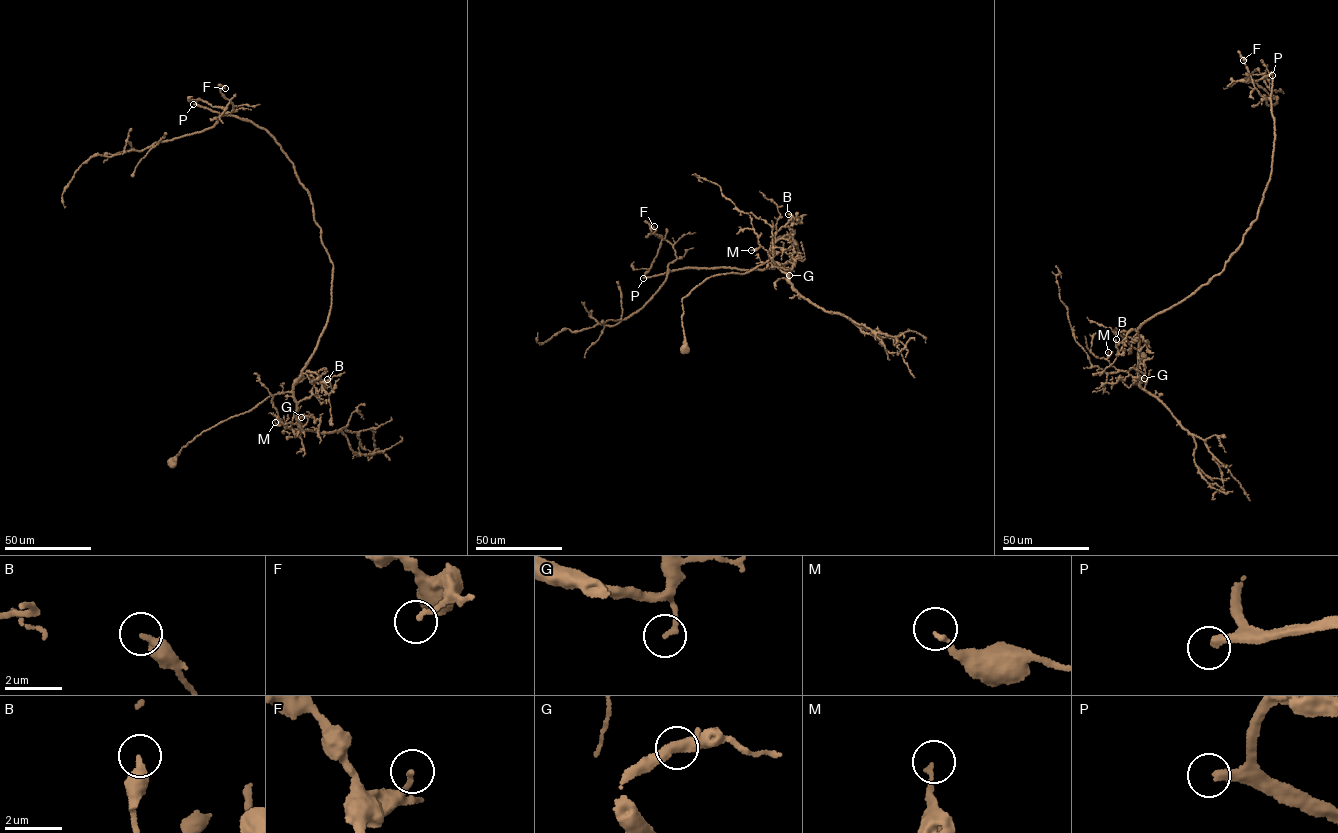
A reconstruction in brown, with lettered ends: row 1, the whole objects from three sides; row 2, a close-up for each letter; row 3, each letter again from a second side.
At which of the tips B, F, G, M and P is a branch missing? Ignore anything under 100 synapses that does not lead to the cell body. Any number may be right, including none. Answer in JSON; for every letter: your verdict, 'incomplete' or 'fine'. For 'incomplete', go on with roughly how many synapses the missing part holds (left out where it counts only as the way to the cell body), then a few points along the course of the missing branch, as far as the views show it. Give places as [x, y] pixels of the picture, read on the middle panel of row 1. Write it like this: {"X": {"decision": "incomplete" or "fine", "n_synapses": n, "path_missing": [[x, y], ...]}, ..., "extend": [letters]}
{"B": {"decision": "fine"}, "F": {"decision": "fine"}, "G": {"decision": "fine"}, "M": {"decision": "fine"}, "P": {"decision": "incomplete", "n_synapses": 100, "path_missing": [[643, 278], [601, 300], [594, 293], [596, 278]]}, "extend": ["P"]}

